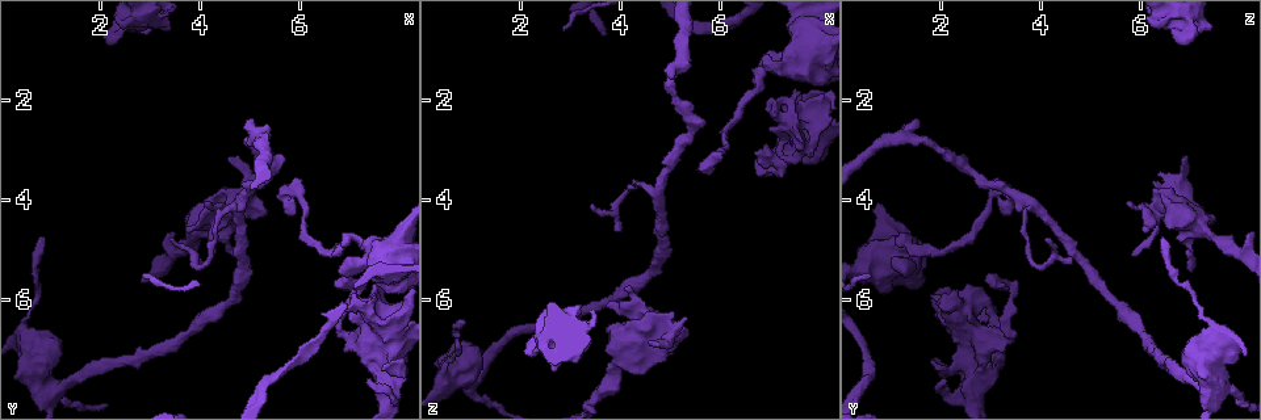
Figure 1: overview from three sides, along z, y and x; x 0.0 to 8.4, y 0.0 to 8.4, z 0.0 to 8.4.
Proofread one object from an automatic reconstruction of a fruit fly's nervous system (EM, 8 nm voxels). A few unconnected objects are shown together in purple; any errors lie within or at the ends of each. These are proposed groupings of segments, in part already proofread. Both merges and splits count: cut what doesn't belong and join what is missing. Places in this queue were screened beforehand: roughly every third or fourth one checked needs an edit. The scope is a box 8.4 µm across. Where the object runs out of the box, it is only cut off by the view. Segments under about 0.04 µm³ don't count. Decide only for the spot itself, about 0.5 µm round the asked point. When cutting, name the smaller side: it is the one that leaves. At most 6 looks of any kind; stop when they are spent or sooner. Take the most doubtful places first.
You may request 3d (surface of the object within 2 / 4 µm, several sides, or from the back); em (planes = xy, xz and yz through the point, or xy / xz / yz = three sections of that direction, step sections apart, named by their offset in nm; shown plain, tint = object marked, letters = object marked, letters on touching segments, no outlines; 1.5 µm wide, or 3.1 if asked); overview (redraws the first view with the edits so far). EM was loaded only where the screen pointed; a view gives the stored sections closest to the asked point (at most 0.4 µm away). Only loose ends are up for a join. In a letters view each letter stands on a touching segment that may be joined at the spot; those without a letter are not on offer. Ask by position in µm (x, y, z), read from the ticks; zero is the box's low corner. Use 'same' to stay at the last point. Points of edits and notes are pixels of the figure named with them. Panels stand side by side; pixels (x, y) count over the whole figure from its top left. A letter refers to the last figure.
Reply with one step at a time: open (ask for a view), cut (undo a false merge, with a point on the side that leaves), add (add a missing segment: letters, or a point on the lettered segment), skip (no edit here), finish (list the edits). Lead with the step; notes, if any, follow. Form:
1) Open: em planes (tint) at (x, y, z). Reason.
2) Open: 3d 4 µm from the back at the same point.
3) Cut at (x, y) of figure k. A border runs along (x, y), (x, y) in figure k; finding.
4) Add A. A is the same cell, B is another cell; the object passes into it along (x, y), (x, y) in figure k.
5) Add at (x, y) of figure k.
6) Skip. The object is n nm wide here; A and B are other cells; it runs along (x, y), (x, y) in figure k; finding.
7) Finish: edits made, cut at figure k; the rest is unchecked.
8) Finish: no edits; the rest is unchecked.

Open: em planes (tint) at (7.10, 4.75, 1.35). Three arms meet.

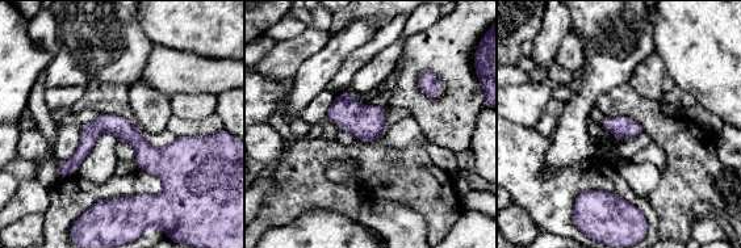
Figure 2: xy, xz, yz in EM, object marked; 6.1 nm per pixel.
Open: em planes (letters) at the same point.

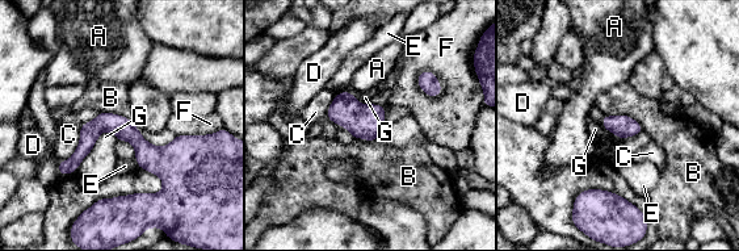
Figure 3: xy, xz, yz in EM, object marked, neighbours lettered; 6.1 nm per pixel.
Skip. The object is 140 nm wide here; the longest contact is with G, 340 nm; A, B, C, D, E, F and G are other cells; continuous, no second neuron.

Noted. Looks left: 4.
Open: em planes (plain) at (0.95, 7.85, 7.50). Calibre changes.

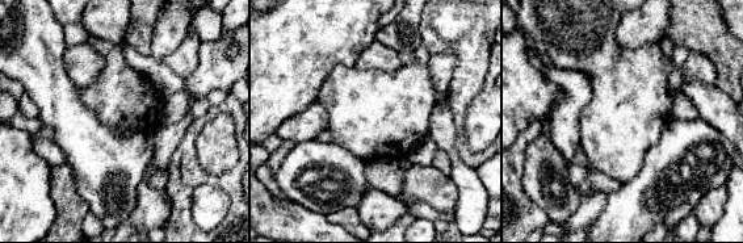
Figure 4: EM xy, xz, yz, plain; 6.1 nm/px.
Open: em planes (tint) at the same point. Where the object lies.

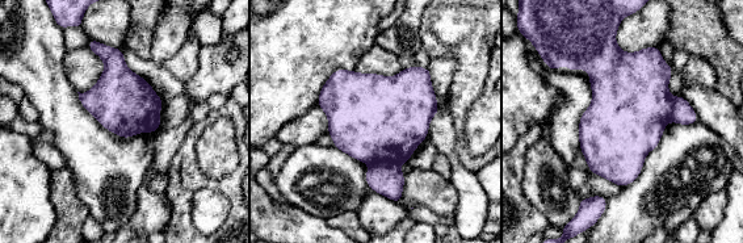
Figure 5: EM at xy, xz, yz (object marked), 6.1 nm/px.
Open: em planes (letters) at the same point. See the neighbours.

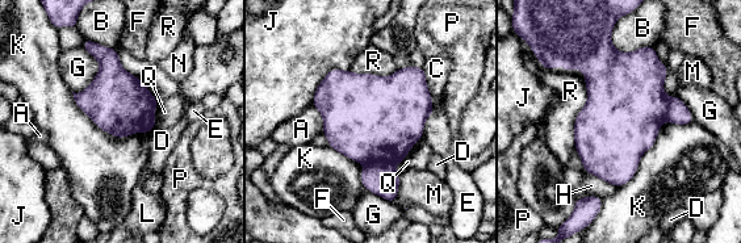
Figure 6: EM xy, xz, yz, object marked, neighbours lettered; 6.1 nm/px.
Cut at (382, 180) of figure 6. The longest contact is with K, 600 nm; A, B, C, D, E, F, G, H, J, K, L, M, N, P, Q and R are other cells; a border runs along (393, 164), (369, 163), (365, 166) in figure 6; a second neuron is stuck on.

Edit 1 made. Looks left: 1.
Open: em planes (letters) at (3.25, 0.65, 7.00).

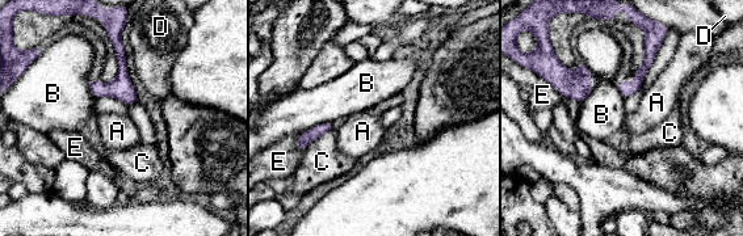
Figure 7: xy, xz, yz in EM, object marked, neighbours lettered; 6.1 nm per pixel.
Skip. The object is 140 nm wide here; A, B, C, D and E are other cells; a border runs along (331, 121), (317, 123), (306, 131) in figure 7; no lettered segment goes on from it.

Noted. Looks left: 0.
Finish: edits made, cut at figure 6; the rest is unchecked.

